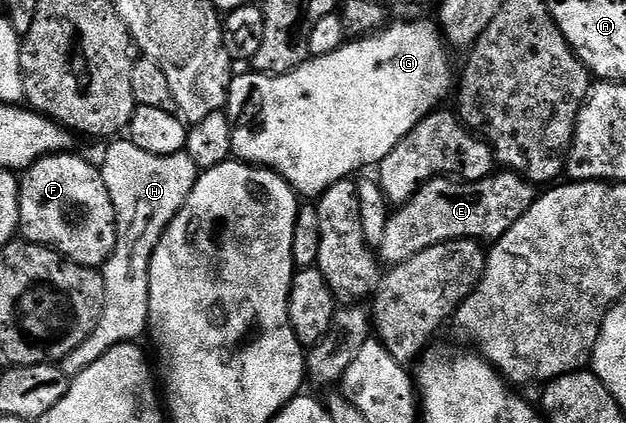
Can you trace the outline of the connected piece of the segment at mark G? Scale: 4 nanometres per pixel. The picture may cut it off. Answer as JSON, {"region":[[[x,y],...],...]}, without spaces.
{"region":[[[433,19],[432,21],[418,20],[415,24],[392,24],[374,32],[373,35],[364,36],[362,39],[351,39],[343,44],[340,50],[336,50],[332,54],[315,56],[301,64],[296,70],[285,72],[282,76],[268,76],[253,70],[247,70],[243,76],[235,75],[229,88],[229,103],[231,105],[239,104],[238,120],[236,116],[236,127],[232,134],[233,155],[243,164],[271,168],[272,171],[278,172],[302,198],[317,198],[328,190],[328,186],[353,177],[355,175],[353,172],[358,172],[361,168],[368,167],[369,164],[371,166],[381,164],[387,154],[418,125],[418,121],[435,111],[441,105],[438,103],[449,92],[451,95],[456,84],[456,72],[450,69],[451,49],[439,31],[439,25]]]}

